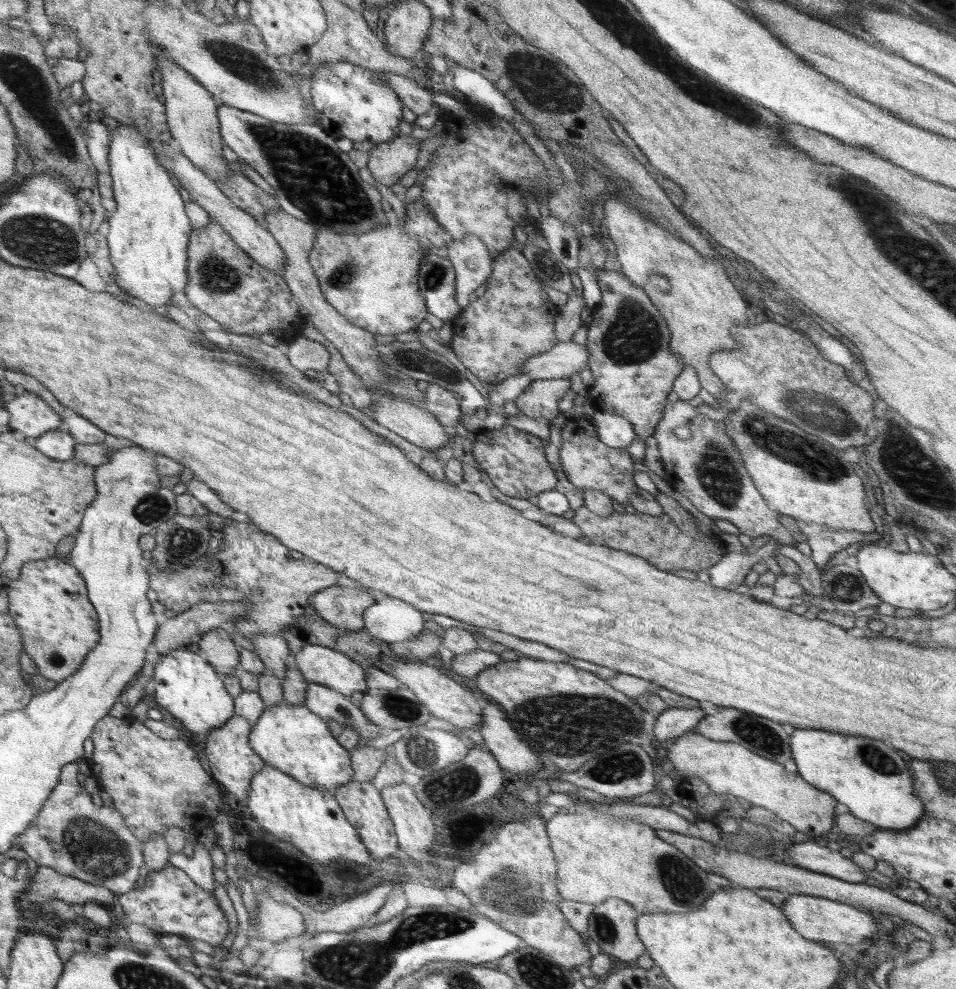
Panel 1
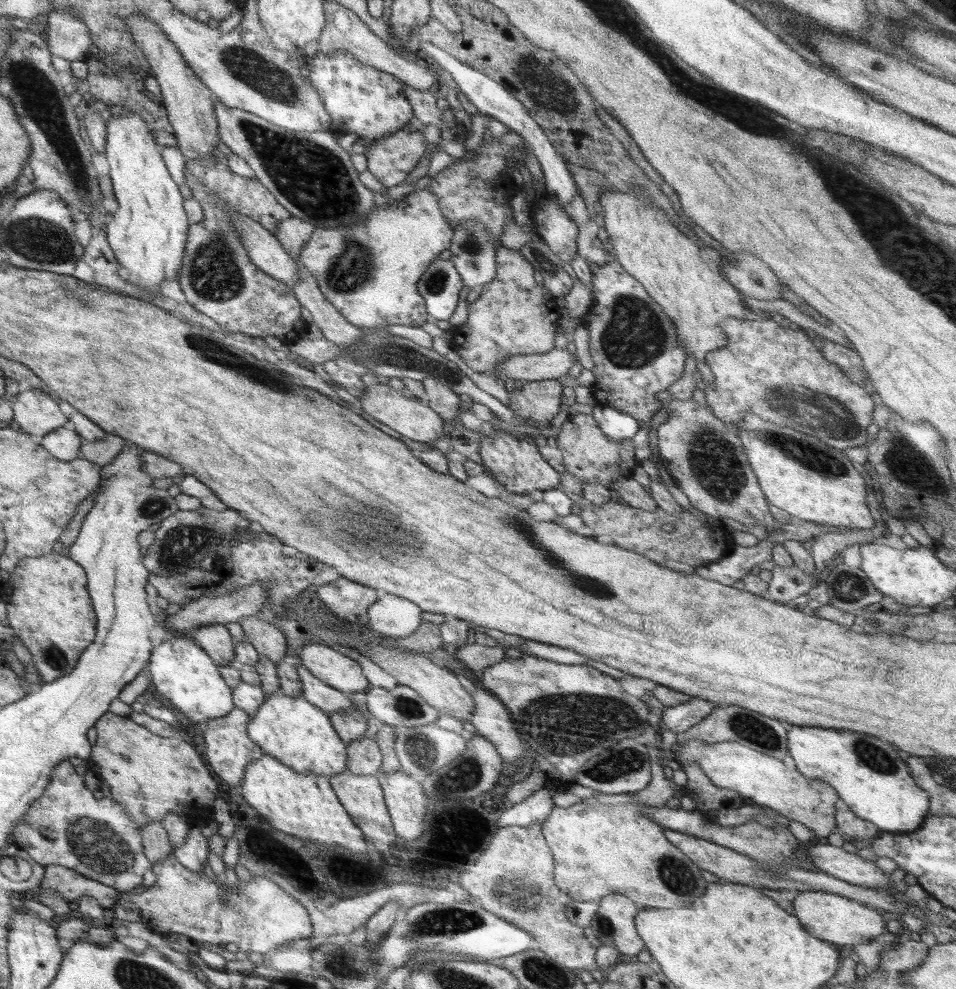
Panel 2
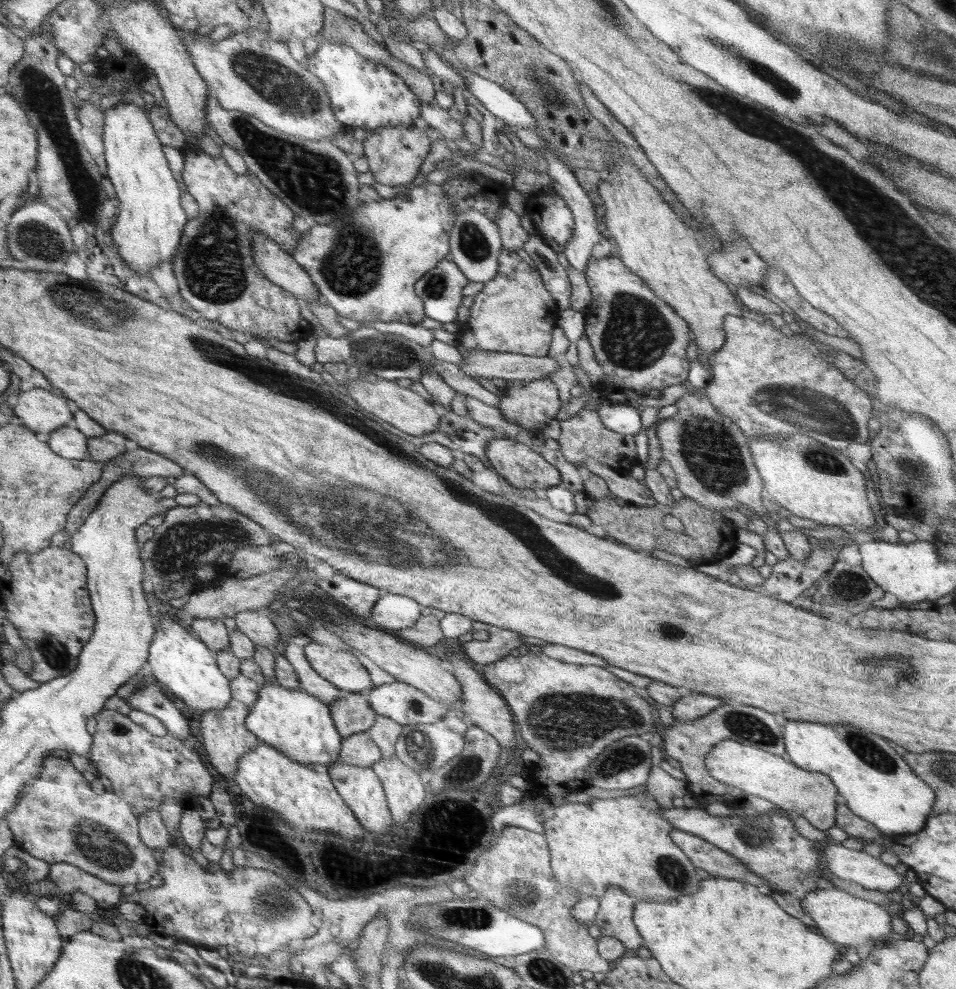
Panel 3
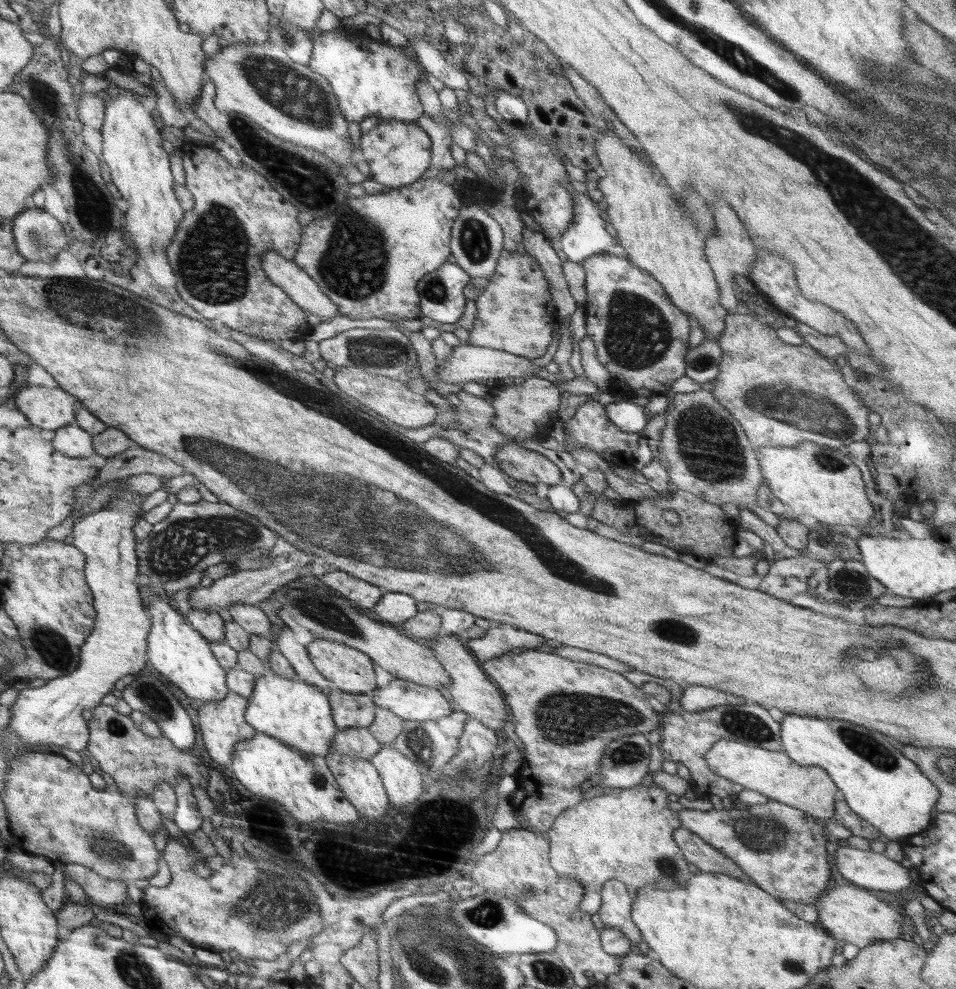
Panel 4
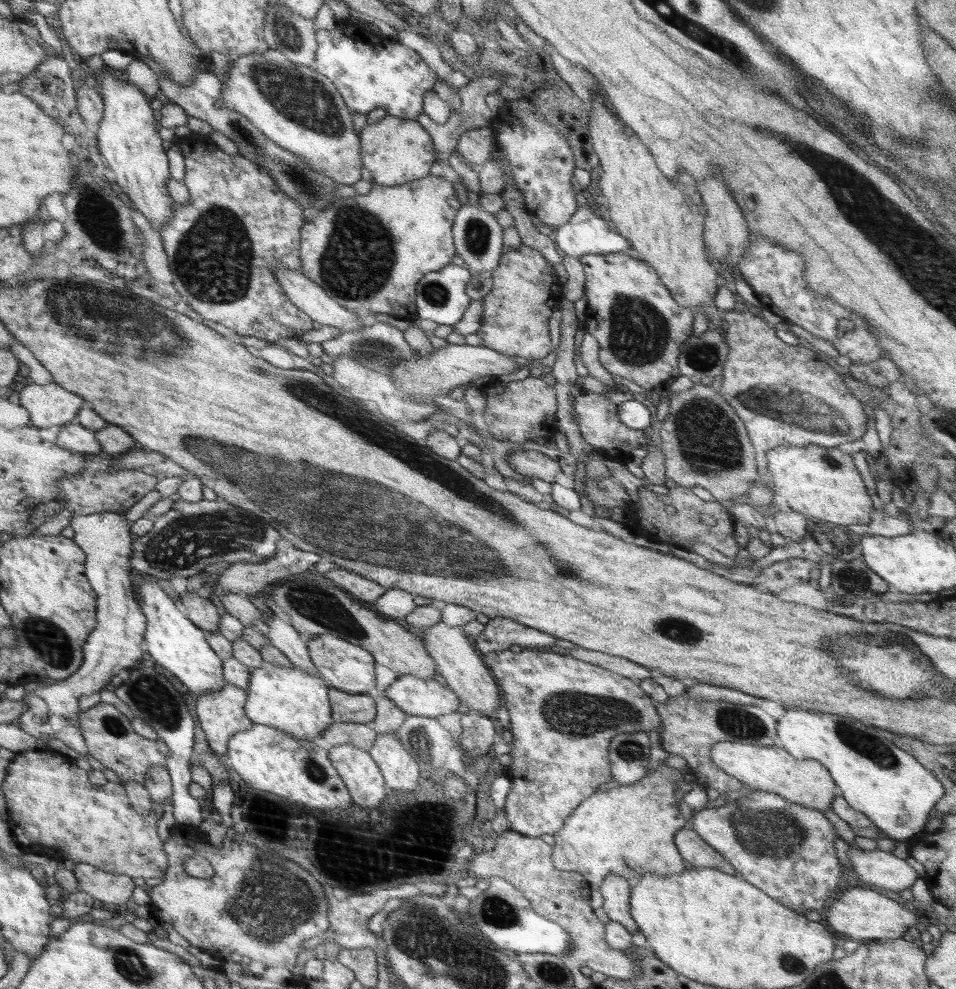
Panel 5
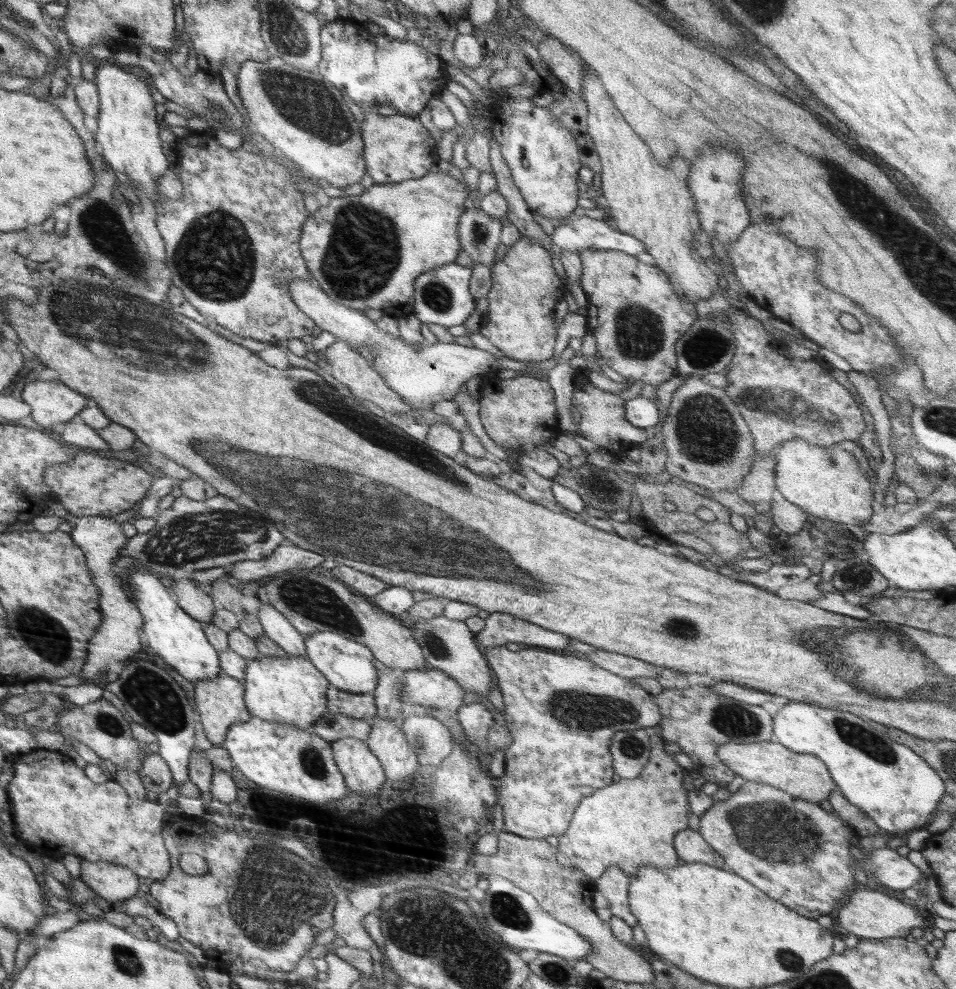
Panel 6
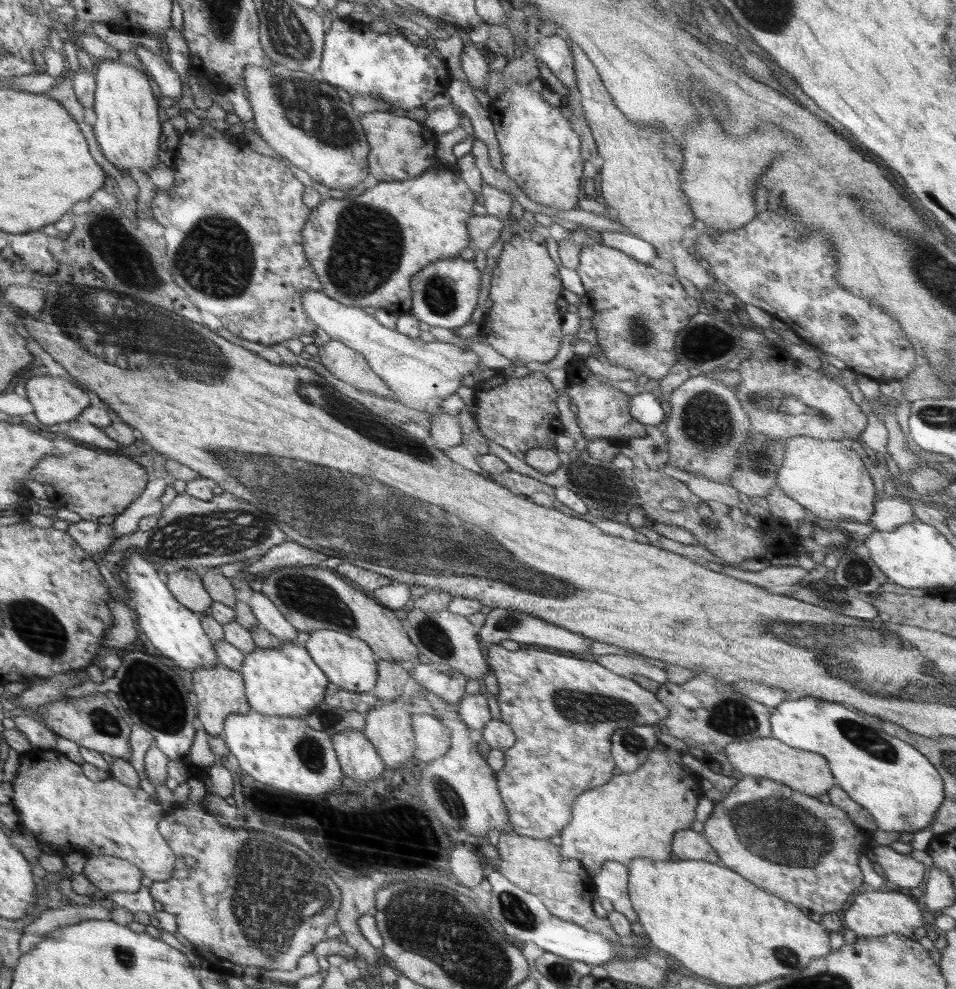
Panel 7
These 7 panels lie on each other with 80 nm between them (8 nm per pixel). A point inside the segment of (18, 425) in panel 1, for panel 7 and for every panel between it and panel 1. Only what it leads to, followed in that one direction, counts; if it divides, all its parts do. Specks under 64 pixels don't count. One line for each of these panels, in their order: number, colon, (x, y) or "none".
2: (35, 412)
3: (39, 410)
4: (49, 408)
5: (51, 405)
6: (51, 403)
7: (55, 400)

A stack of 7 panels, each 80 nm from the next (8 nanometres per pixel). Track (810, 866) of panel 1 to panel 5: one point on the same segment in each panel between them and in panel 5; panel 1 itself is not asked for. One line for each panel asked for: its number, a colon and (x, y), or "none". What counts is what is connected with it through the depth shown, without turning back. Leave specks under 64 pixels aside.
2: (833, 861)
3: (860, 868)
4: (875, 872)
5: (876, 868)

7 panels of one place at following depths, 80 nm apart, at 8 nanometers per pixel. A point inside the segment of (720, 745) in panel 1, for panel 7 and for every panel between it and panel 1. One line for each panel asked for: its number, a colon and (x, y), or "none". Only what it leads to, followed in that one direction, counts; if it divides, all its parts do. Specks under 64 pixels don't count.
2: (766, 781)
3: (812, 795)
4: (810, 789)
5: (808, 782)
6: (805, 776)
7: (808, 772)

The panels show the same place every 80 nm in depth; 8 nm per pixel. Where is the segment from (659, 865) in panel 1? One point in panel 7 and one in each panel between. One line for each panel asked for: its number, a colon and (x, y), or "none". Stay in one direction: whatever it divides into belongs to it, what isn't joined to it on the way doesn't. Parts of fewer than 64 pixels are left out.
2: (599, 849)
3: (625, 841)
4: (627, 835)
5: (629, 830)
6: (631, 823)
7: (635, 815)

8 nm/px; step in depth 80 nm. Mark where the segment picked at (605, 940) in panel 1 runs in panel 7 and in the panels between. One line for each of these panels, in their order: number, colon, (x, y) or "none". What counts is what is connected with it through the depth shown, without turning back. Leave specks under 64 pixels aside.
2: (614, 925)
3: (614, 918)
4: (616, 902)
5: (616, 892)
6: (613, 885)
7: (612, 880)

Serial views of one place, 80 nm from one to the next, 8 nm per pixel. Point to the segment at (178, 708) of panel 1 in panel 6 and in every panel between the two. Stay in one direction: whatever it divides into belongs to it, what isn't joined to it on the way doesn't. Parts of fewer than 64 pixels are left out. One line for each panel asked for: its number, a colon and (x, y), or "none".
2: (183, 674)
3: (190, 670)
4: (182, 655)
5: (181, 646)
6: (180, 640)

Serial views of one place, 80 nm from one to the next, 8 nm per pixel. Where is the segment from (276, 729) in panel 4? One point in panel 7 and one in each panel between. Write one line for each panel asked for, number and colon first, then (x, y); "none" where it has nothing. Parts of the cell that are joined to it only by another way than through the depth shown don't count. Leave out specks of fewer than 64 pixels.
5: (297, 702)
6: (293, 691)
7: (285, 681)

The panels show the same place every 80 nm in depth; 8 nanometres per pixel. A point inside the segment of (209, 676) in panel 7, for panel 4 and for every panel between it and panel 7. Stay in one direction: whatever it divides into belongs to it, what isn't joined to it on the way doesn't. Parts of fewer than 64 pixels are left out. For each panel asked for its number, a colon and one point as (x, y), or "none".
4: (223, 724)
5: (222, 714)
6: (221, 701)

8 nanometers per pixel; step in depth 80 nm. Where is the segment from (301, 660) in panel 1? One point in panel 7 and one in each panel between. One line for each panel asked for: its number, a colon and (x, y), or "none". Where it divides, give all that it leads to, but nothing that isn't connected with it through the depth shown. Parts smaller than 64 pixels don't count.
2: (341, 672)
3: (344, 670)
4: (349, 670)
5: (345, 666)
6: (348, 665)
7: (350, 663)

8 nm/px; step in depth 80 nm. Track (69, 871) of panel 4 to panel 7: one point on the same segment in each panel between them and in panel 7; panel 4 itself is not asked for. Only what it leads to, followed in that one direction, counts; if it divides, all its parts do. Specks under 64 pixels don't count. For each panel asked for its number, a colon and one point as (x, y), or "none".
5: (111, 888)
6: (112, 882)
7: (109, 874)

